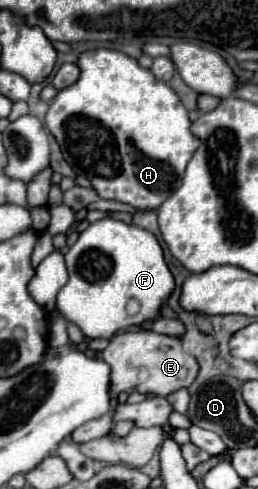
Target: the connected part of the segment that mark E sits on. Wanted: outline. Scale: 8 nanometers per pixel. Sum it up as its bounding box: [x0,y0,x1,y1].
[102,331,198,395]

